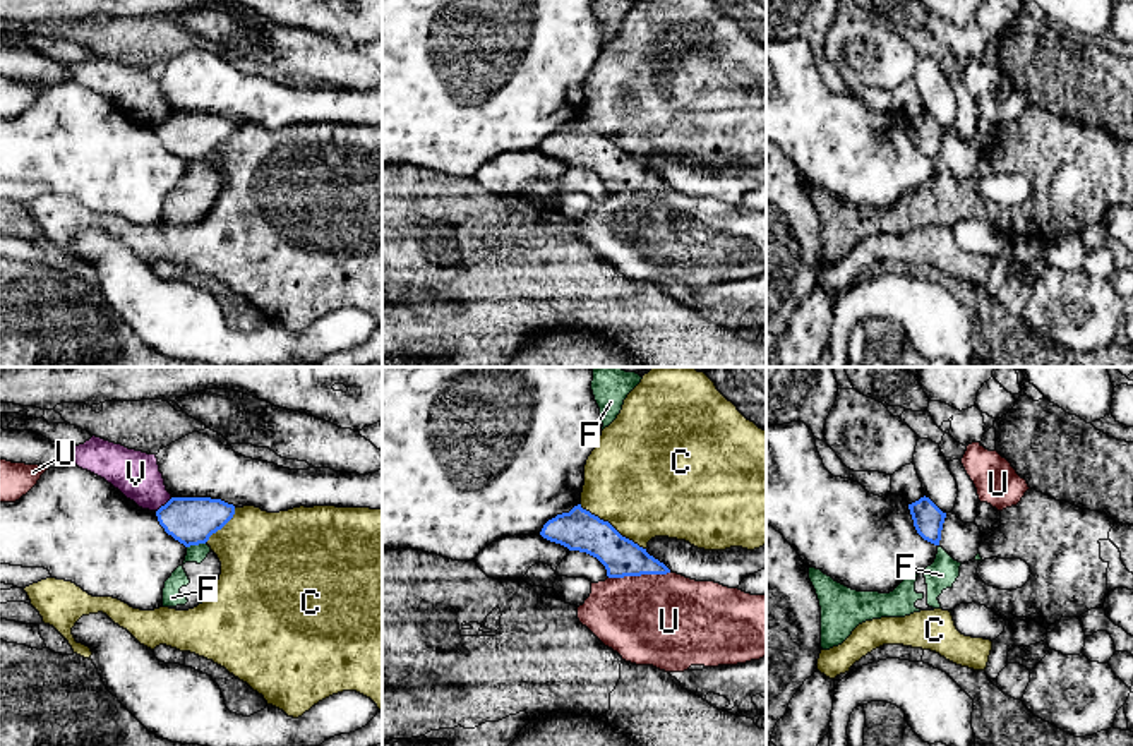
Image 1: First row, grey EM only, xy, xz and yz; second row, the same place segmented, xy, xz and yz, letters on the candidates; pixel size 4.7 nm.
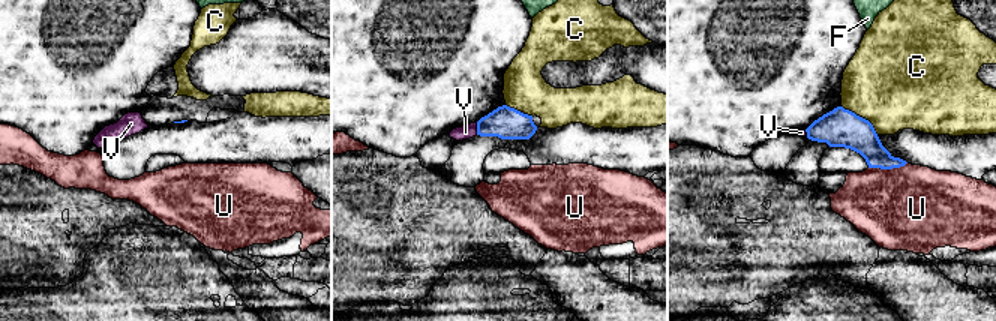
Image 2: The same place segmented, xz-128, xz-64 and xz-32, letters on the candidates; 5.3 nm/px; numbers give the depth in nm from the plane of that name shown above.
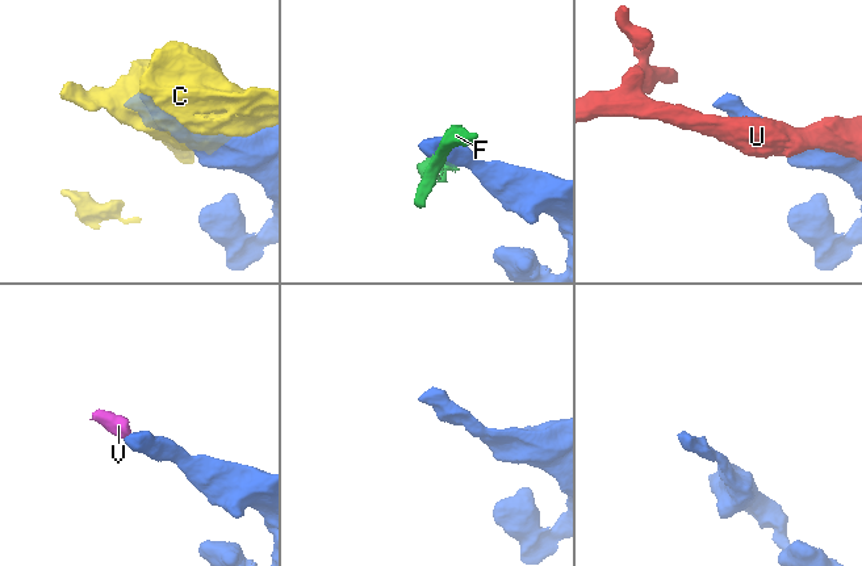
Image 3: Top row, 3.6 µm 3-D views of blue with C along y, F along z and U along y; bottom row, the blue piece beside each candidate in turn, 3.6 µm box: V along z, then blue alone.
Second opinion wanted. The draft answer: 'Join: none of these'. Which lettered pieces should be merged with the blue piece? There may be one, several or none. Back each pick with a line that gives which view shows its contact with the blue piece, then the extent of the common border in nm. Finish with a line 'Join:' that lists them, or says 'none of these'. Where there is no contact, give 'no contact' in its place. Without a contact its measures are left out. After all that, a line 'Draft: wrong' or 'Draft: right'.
Join: none of these
Draft: right

